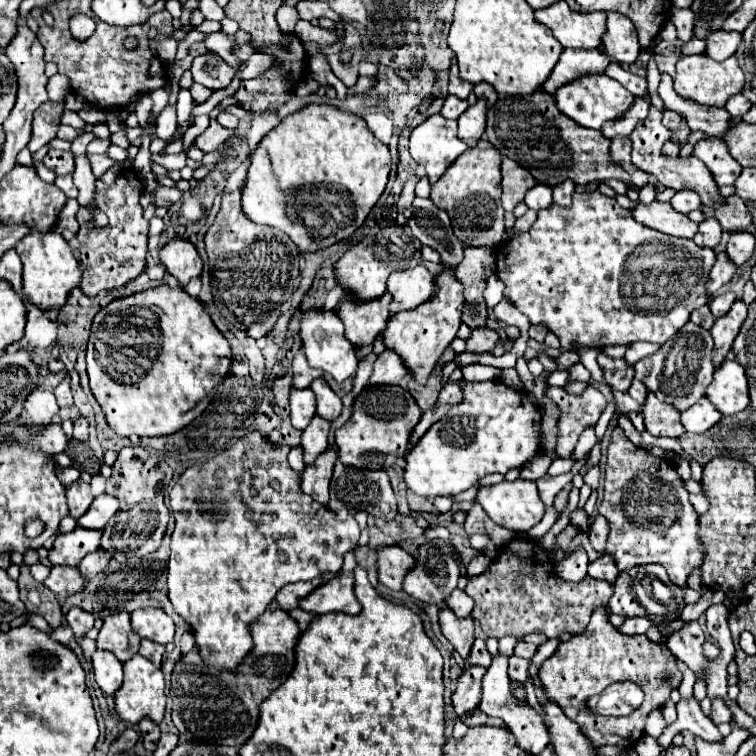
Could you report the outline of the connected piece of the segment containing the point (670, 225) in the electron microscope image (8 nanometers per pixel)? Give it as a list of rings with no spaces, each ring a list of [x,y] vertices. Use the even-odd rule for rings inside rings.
[[[635,201],[631,215],[643,225],[649,225],[651,229],[659,229],[661,233],[667,235],[693,239],[697,231],[697,223],[693,223],[687,215],[677,213],[669,203],[661,203],[661,201],[651,201],[651,205]]]

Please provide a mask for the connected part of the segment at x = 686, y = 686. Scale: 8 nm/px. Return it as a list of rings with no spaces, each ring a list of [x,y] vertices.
[[[676,659],[676,664],[683,674],[682,682],[679,686],[679,692],[682,699],[689,699],[693,694],[693,686],[696,681],[696,676],[693,671],[681,660]]]

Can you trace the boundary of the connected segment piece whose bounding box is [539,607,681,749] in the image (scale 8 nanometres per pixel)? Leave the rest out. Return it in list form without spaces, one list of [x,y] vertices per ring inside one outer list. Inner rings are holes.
[[[601,607],[593,613],[587,629],[583,633],[573,635],[569,641],[557,647],[557,653],[547,659],[539,669],[539,679],[545,687],[545,695],[553,699],[563,713],[581,725],[583,735],[599,747],[599,745],[617,745],[617,747],[633,747],[645,735],[645,721],[653,709],[661,709],[661,705],[669,699],[669,693],[681,681],[681,673],[675,667],[673,655],[665,645],[649,641],[645,635],[625,635],[617,631],[609,623],[607,609]],[[605,669],[605,671],[603,671]],[[615,681],[635,681],[645,689],[645,703],[627,717],[603,717],[585,711],[585,699],[605,690],[607,685]],[[611,719],[613,725],[611,727]],[[629,719],[629,729],[627,729]]]

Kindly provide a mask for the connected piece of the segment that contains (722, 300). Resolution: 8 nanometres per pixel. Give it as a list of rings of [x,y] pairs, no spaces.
[[[723,293],[723,295],[713,297],[713,299],[711,299],[711,303],[709,303],[713,317],[717,319],[717,317],[725,315],[725,313],[731,309],[731,305],[733,305],[733,301],[735,301],[735,299],[737,299],[737,297],[735,297],[735,293]]]

